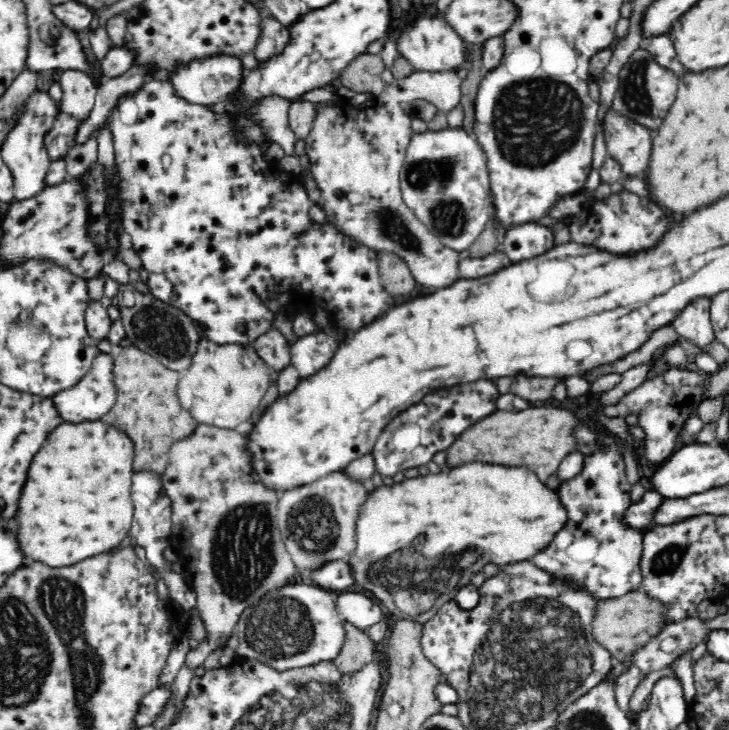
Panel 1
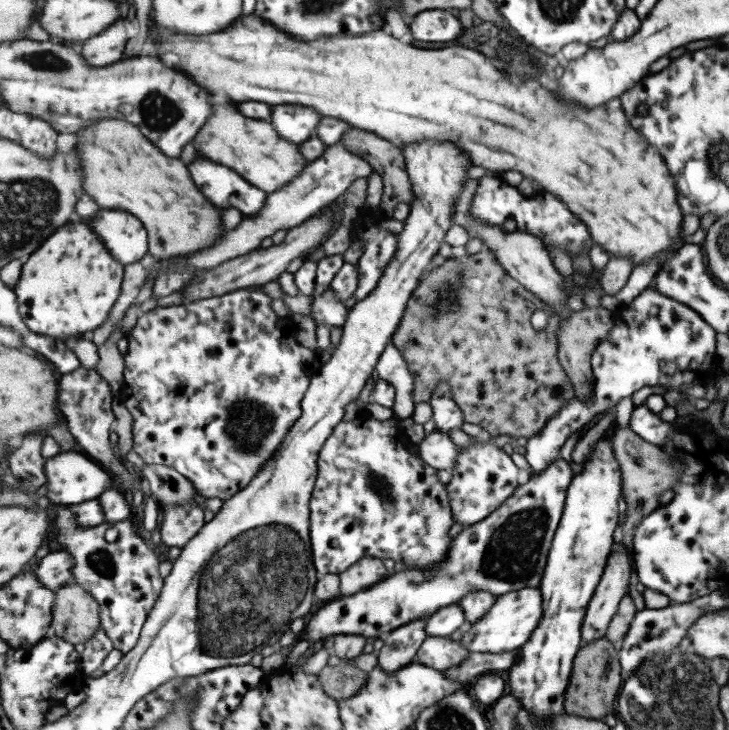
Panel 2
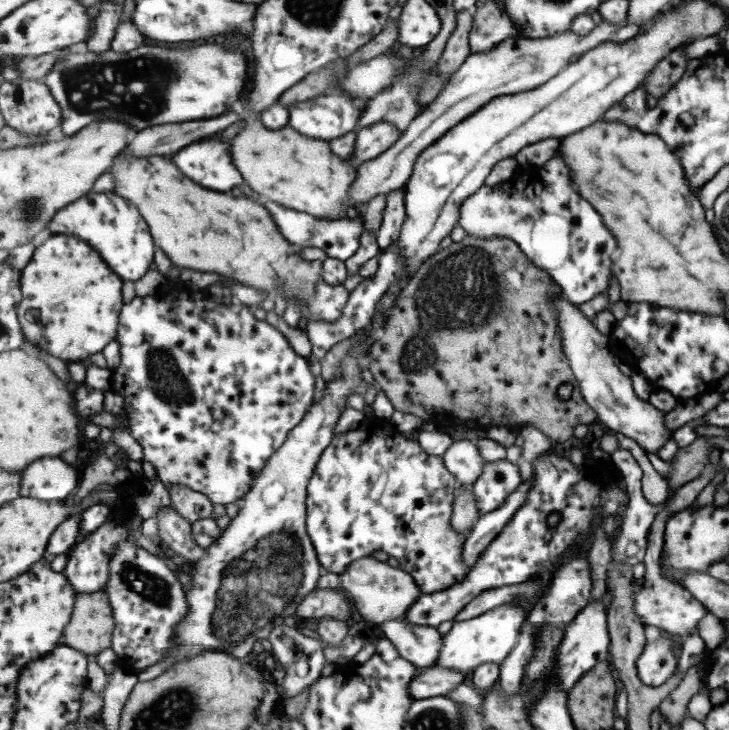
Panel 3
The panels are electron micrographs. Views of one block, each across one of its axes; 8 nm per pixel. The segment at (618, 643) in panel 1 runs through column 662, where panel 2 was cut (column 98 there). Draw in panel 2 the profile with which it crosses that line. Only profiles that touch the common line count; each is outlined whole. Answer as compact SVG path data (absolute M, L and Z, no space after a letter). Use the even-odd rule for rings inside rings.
M69 584L57 591L57 606L53 614L52 634L73 645L87 644L101 630L101 604L80 585Z

